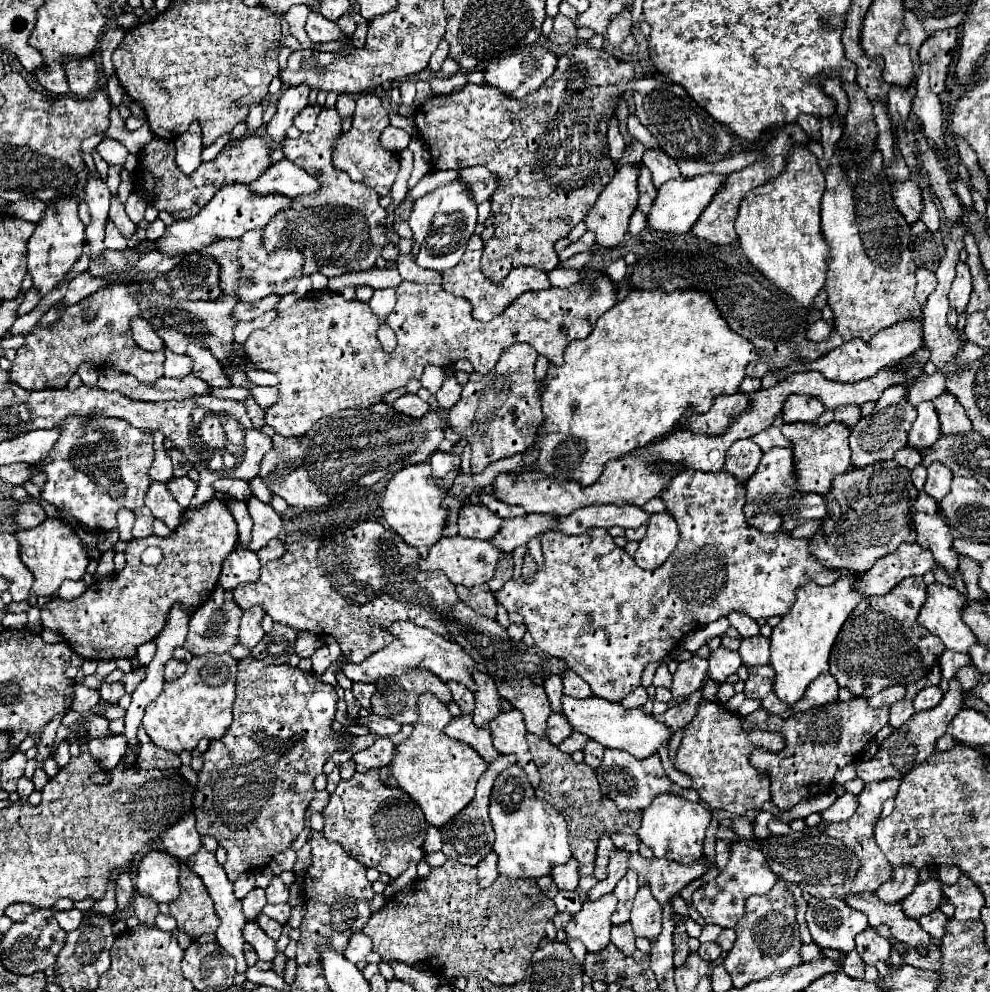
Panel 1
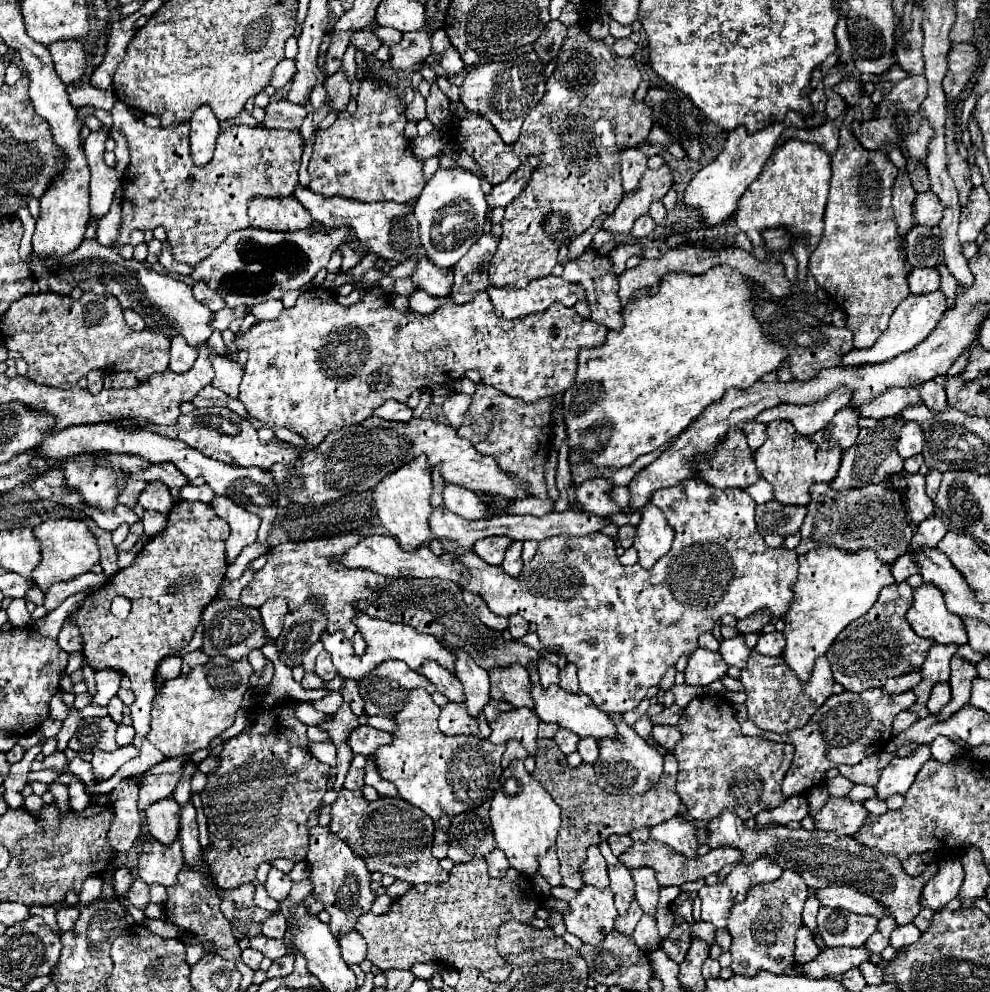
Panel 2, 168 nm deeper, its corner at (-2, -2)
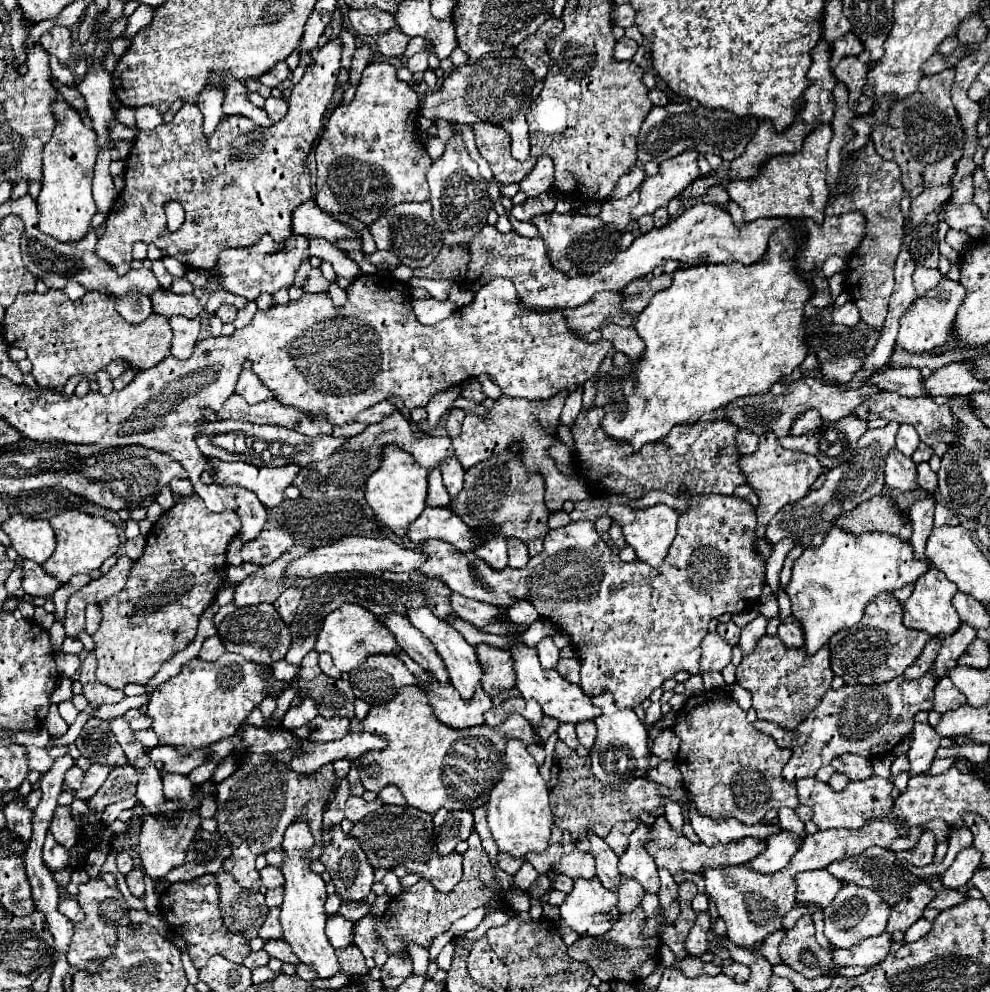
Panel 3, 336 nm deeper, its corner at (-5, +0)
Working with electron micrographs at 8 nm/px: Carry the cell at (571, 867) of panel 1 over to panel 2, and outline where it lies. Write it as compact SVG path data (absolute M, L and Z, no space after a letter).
M547 851L543 859L539 859L539 875L545 877L549 885L561 885L561 873L559 873L559 859L555 851Z

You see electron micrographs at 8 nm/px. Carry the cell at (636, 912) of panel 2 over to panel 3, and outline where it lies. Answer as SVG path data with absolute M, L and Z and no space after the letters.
M622 877L622 889L618 891L618 911L620 911L620 915L628 915L634 909L638 909L644 895L646 893L644 893L642 885Z

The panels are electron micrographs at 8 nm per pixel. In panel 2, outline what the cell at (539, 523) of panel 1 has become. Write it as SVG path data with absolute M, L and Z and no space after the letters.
M485 537L473 545L473 551L491 565L503 563L503 553L511 545L511 539L507 537Z

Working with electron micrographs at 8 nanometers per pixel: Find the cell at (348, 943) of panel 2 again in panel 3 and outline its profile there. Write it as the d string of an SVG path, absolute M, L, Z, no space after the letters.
M334 915L334 917L328 917L328 923L326 923L326 935L330 939L330 943L334 945L334 949L346 949L354 943L354 923L344 919L342 915Z

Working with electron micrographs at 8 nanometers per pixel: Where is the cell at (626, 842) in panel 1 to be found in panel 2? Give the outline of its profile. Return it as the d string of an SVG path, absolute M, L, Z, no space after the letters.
M611 835L611 837L607 839L607 843L609 843L613 855L621 855L621 853L625 853L625 851L631 847L633 841L631 841L629 835Z

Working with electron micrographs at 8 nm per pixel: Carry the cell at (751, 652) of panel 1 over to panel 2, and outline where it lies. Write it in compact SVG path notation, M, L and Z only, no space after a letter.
M775 631L775 633L771 633L771 635L761 635L761 639L759 639L755 651L763 653L763 655L775 657L775 655L781 655L781 653L783 653L783 647L785 647L783 633Z

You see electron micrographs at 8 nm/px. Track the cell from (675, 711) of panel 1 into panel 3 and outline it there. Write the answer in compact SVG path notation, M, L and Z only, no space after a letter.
M664 729L652 743L652 753L656 753L660 759L674 759L678 755L680 741L672 729Z

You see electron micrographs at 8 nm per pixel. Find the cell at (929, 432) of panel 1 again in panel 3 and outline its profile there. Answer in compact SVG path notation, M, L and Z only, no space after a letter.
M900 425L898 435L896 435L896 449L898 449L902 455L912 457L912 453L914 453L916 447L918 447L918 443L920 443L920 437L918 437L918 433L914 431L914 427L912 427L912 425Z

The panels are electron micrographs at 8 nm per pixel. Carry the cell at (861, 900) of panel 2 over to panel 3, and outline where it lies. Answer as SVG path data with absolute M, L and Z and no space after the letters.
M824 869L798 873L798 903L816 903L826 907L842 887L844 883Z

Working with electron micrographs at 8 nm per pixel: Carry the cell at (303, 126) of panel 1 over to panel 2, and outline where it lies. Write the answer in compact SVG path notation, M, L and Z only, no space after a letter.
M273 99L265 107L263 127L267 129L299 129L307 109L303 105L295 105L287 99Z

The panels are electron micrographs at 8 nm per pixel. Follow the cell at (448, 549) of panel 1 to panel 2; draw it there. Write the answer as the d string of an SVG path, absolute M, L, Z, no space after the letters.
M371 535L361 539L355 547L347 549L343 557L333 557L331 561L341 561L345 567L363 567L373 573L379 573L383 577L439 577L439 579L449 579L455 583L465 583L467 581L467 569L453 561L453 553L443 553L441 557L435 557L429 547L419 547L419 551L403 551L399 543L393 537L385 535Z

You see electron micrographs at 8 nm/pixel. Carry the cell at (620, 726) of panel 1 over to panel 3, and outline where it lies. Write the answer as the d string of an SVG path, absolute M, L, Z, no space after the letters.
M514 643L510 647L510 651L512 651L512 657L516 661L514 663L516 665L516 687L520 689L520 693L522 693L524 699L536 699L542 705L544 715L554 717L560 723L574 723L574 725L578 725L582 721L594 721L598 717L600 709L594 707L592 701L590 701L590 697L582 693L580 685L568 683L554 669L544 671L540 667L540 661L538 661L538 655L536 655L534 647L528 647L524 643Z

